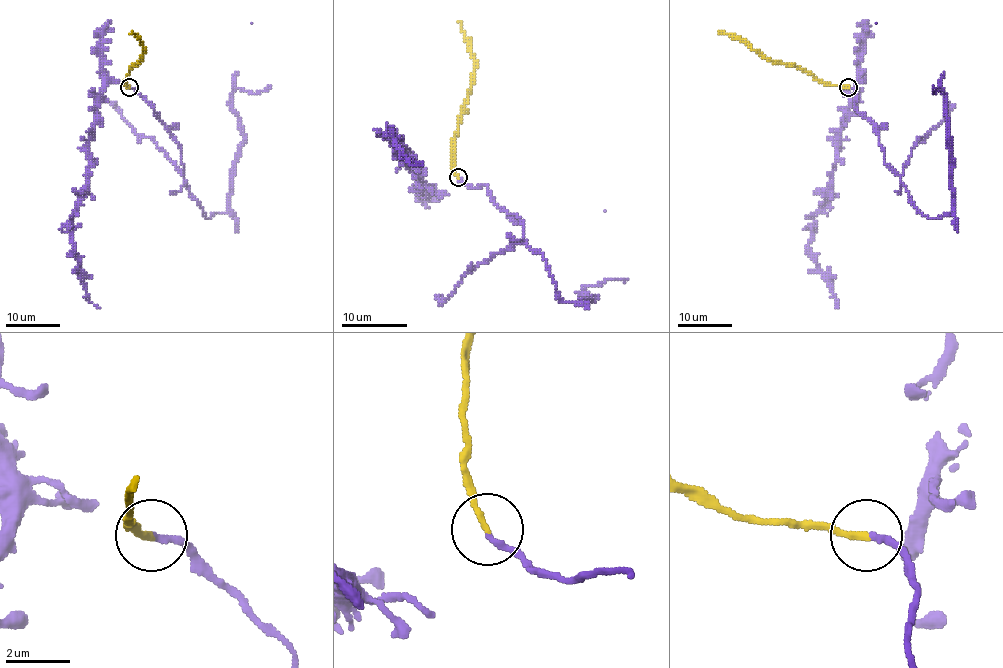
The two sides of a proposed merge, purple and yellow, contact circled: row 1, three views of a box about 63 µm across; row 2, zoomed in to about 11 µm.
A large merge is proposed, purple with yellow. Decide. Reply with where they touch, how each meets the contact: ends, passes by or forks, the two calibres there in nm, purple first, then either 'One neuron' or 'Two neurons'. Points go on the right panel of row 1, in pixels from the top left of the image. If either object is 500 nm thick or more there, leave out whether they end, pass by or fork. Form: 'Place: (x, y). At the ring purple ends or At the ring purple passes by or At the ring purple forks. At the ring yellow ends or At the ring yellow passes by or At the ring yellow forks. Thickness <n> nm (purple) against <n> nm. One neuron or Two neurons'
Place: (848, 87). At the ring purple ends. At the ring yellow ends. Thickness 200 nm (purple) against 190 nm. One neuron

